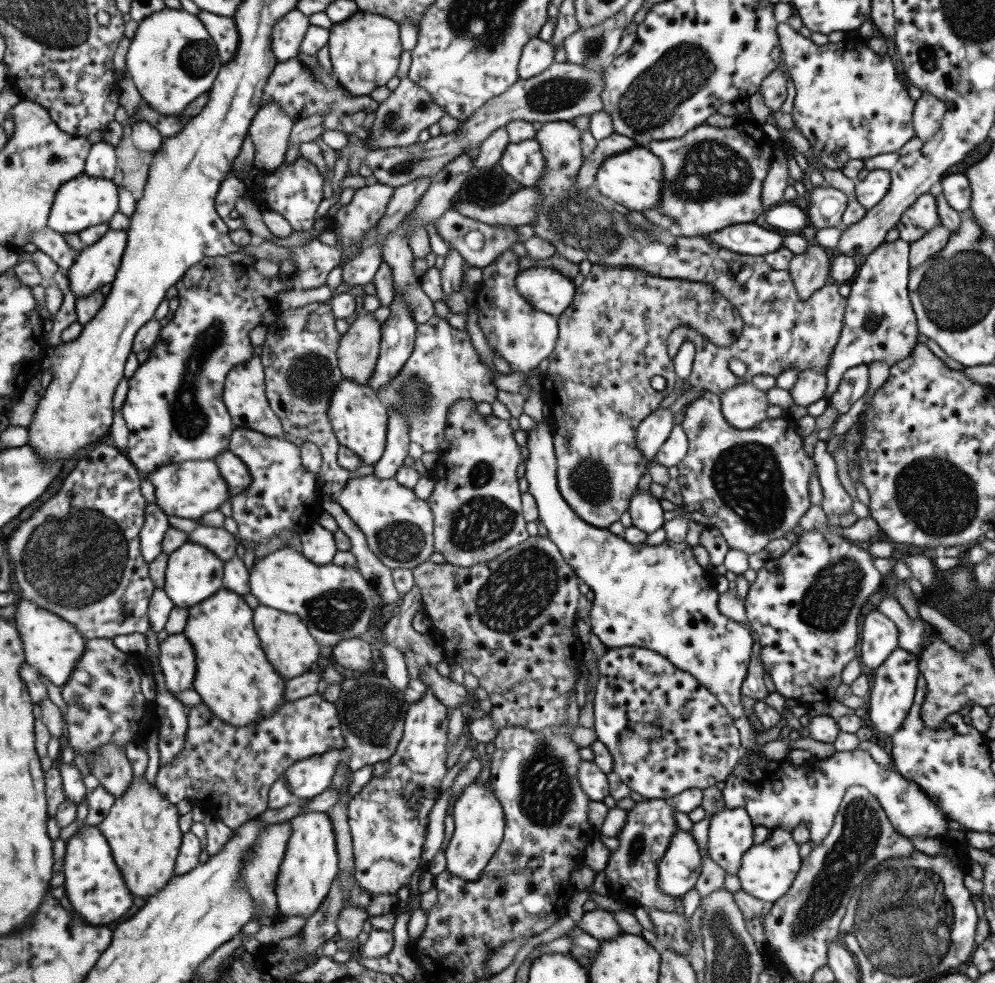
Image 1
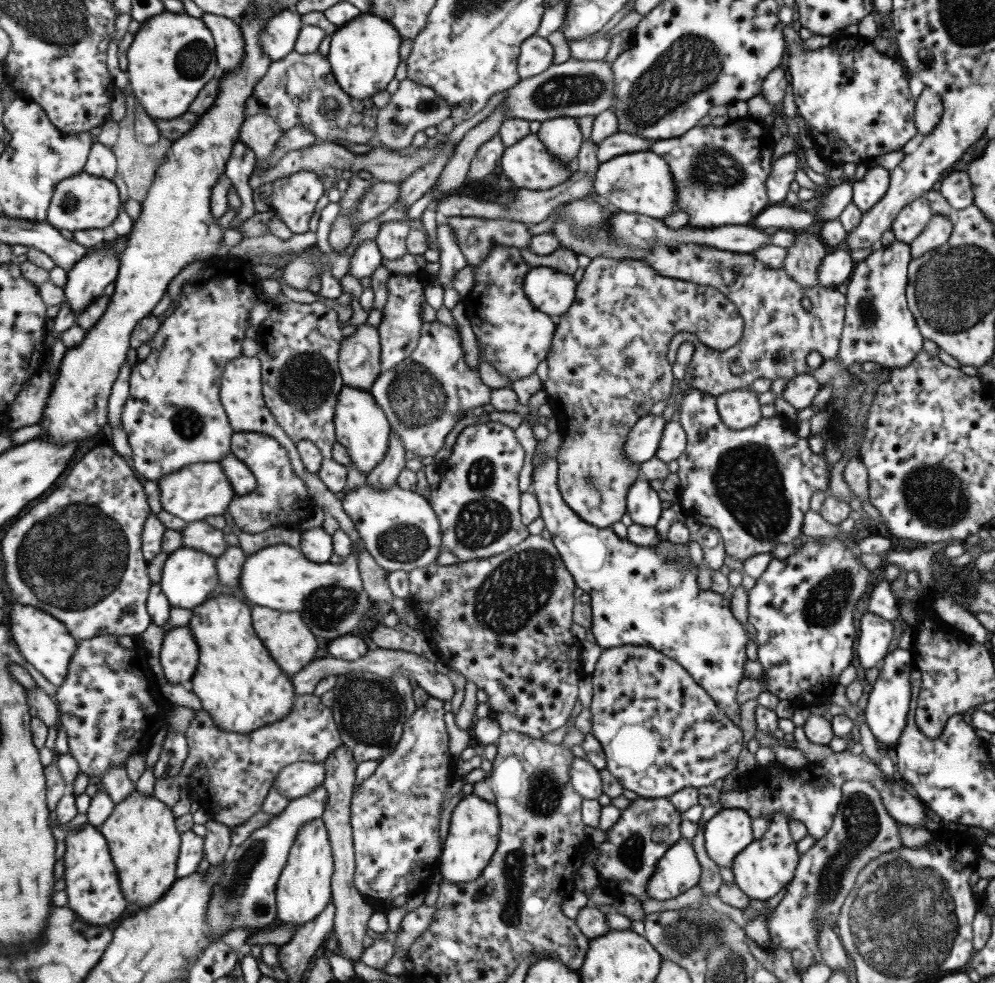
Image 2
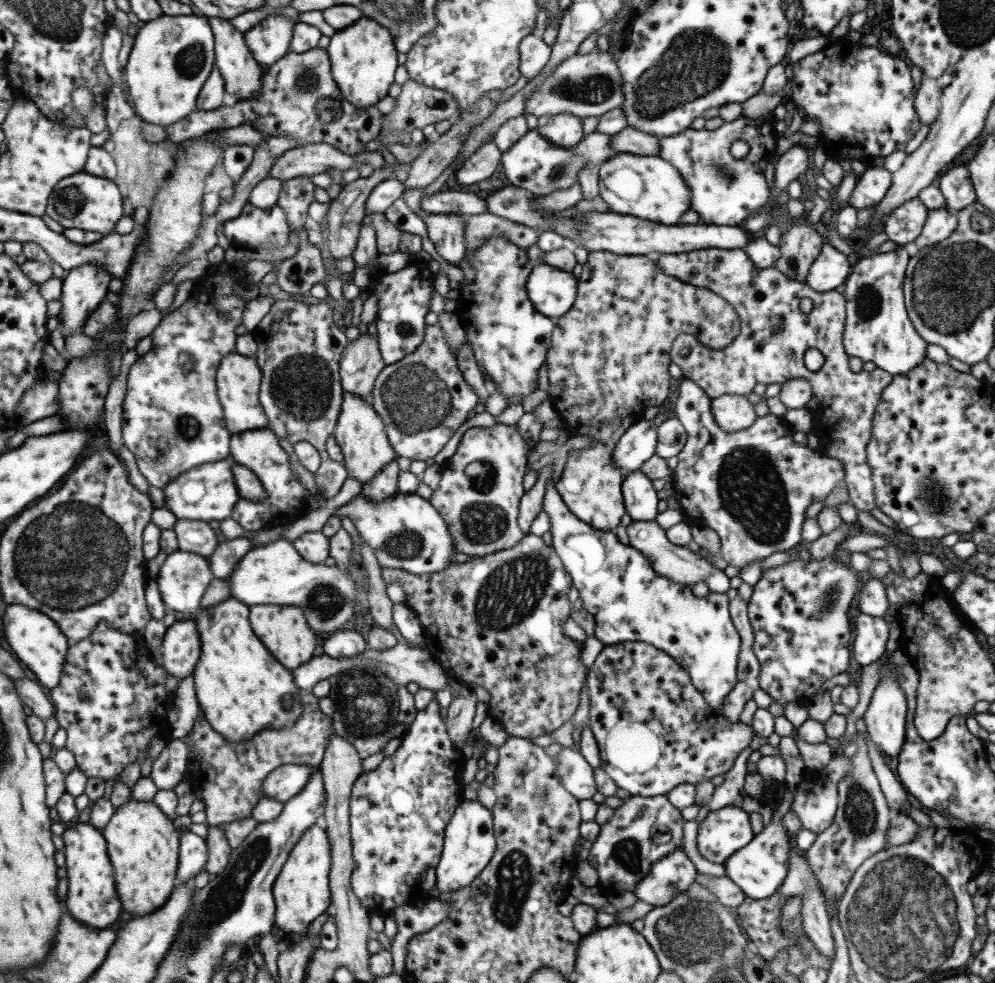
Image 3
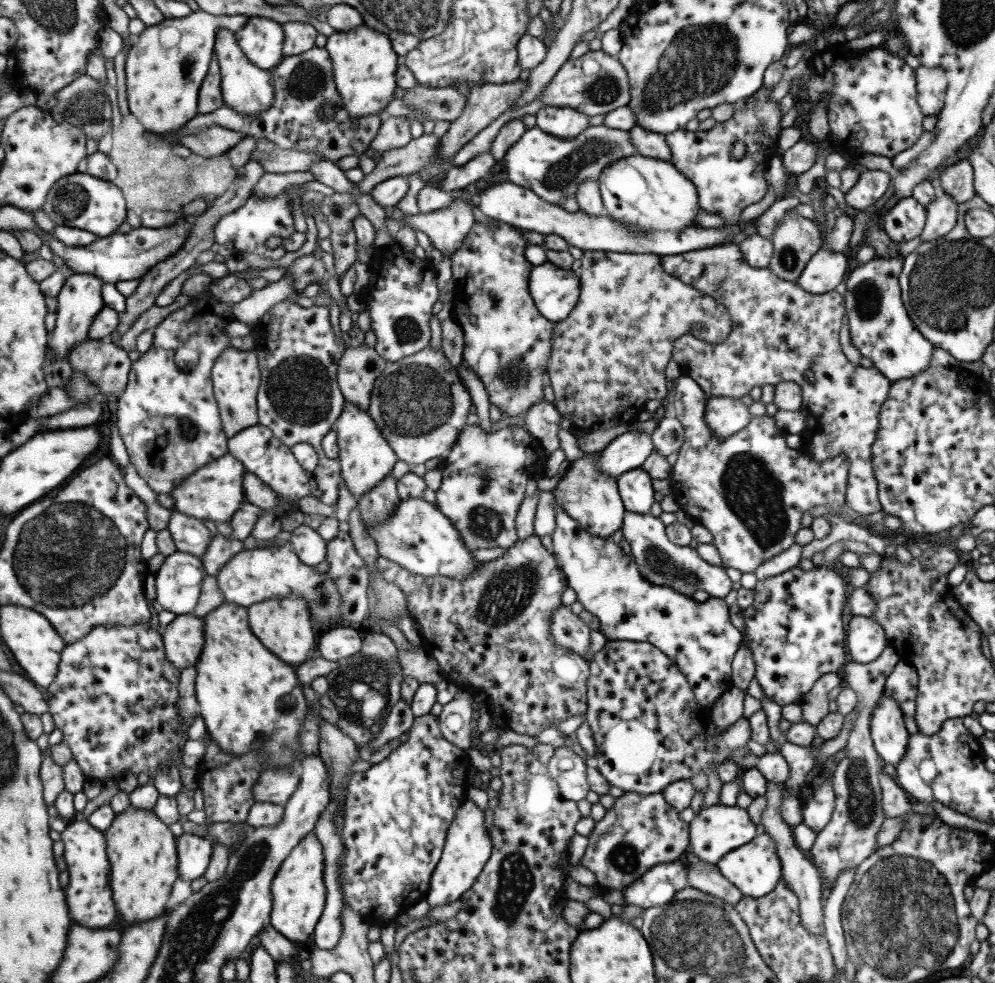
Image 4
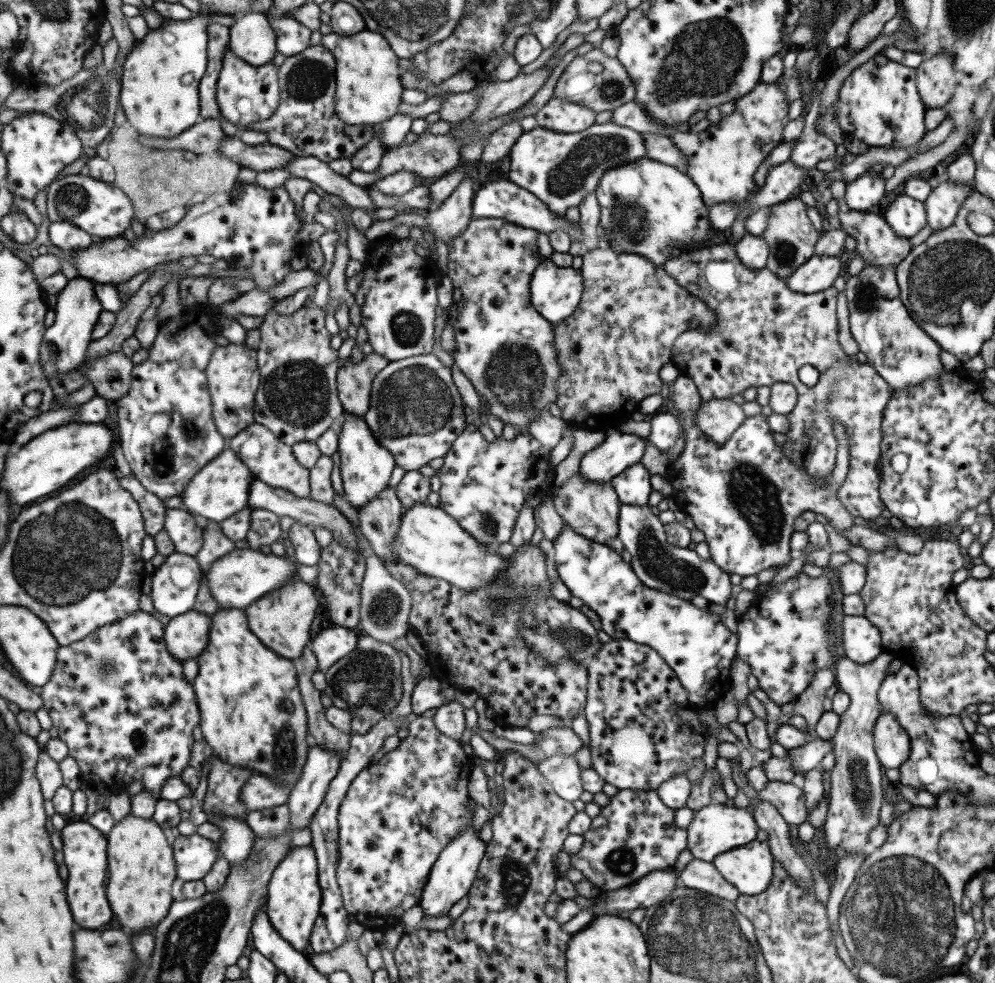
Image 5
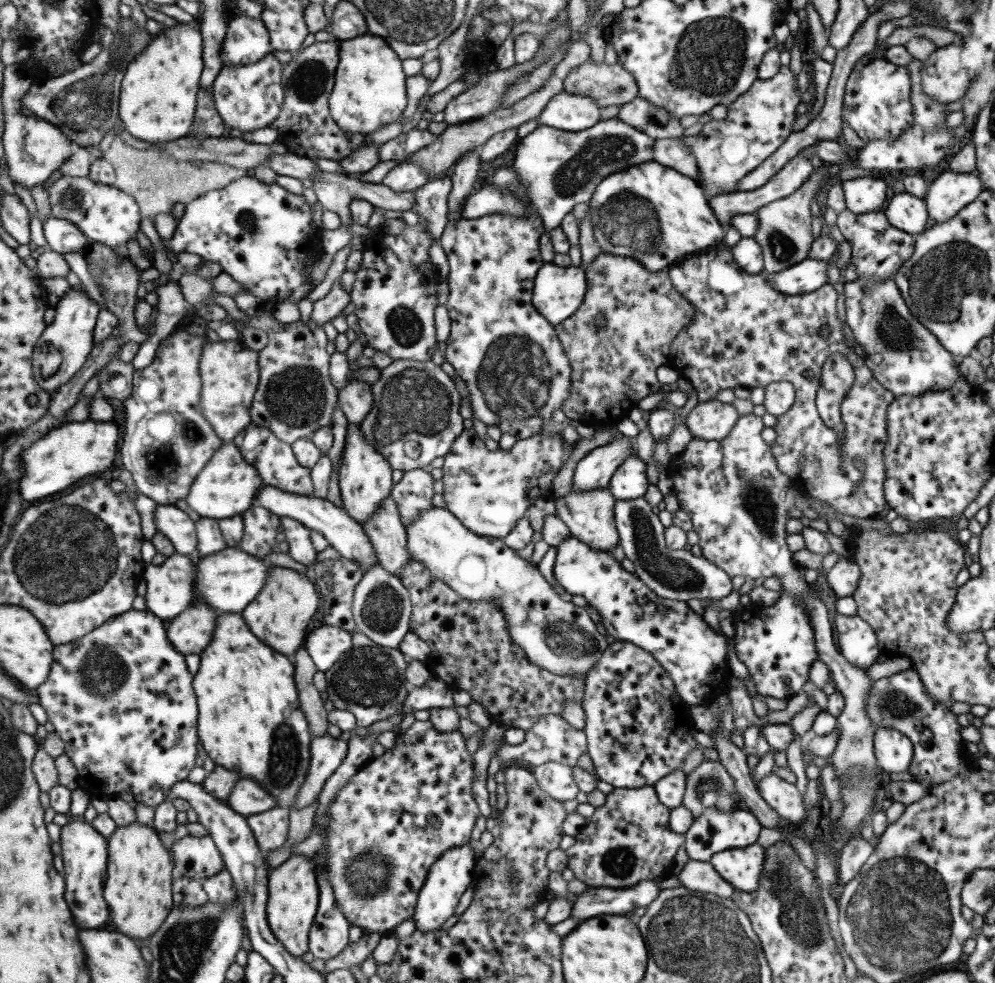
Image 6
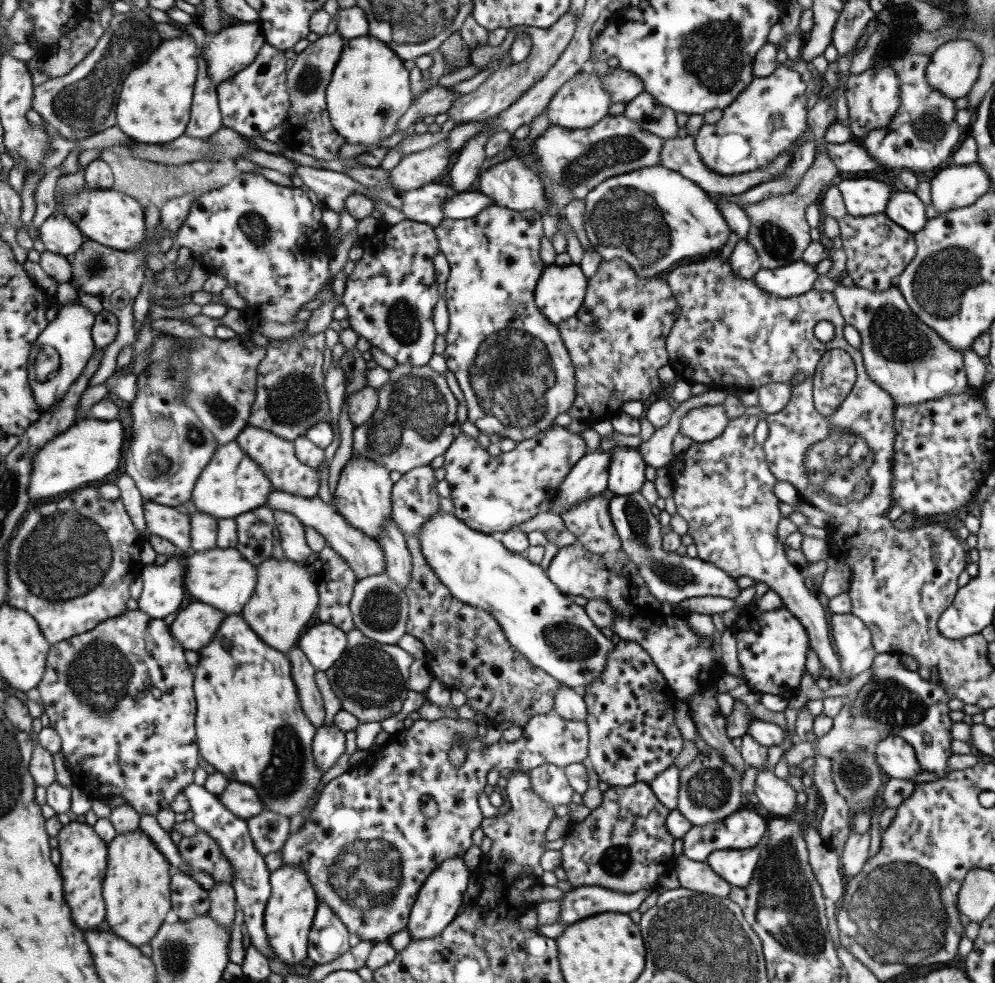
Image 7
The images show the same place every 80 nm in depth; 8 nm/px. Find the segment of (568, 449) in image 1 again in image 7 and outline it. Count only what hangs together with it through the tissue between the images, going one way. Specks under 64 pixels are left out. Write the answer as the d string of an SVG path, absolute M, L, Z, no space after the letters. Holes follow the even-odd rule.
M620 258L602 260L595 274L586 283L586 293L577 313L558 322L556 327L574 368L576 395L566 413L591 427L596 422L609 421L623 413L623 402L644 401L649 394L662 387L657 370L668 364L665 337L679 315L679 307L665 279L659 279L657 275L647 278L637 276ZM603 493L571 505L559 514L563 525L587 553L619 551L620 541L609 517L609 499Z

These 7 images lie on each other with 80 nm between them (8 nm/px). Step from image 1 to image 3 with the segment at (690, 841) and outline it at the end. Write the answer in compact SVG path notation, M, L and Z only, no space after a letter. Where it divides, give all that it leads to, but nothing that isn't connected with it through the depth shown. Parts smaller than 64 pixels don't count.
M680 846L655 861L634 886L632 894L636 900L660 907L686 891L693 884L696 874L694 864Z

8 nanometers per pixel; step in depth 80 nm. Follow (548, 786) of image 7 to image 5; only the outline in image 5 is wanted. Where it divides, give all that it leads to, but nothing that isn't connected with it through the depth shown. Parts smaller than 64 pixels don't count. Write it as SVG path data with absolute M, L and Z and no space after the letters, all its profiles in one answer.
M558 752L536 765L541 776L551 784L554 793L567 802L573 802L583 792L580 768L573 755Z

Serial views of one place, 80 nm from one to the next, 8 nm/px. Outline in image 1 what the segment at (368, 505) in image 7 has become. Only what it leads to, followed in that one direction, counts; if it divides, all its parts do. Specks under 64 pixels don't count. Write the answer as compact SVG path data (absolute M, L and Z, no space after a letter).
M342 378L332 392L328 406L328 419L337 442L351 450L365 466L374 465L383 454L388 425L387 409L381 406L375 393L367 385Z

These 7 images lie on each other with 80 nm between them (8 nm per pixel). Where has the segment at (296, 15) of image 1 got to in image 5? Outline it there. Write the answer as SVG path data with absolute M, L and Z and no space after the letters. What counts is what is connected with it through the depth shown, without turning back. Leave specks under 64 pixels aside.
M245 12L236 17L235 24L228 28L227 47L245 63L266 68L271 66L275 51L272 24L264 13Z

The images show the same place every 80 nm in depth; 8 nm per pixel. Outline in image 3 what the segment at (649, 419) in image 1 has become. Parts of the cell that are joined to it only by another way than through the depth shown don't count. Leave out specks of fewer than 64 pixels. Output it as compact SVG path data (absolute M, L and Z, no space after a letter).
M642 418L628 429L625 429L620 439L615 443L610 454L610 459L612 460L612 464L619 469L619 472L623 472L626 475L627 473L637 471L643 462L654 454L656 447L656 427L653 427L650 422L651 420Z

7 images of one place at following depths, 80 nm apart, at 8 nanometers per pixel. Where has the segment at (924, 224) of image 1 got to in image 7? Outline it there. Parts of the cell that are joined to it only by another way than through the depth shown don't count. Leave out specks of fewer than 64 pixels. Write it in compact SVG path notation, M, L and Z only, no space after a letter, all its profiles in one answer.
M911 191L891 192L884 213L889 220L910 233L921 230L927 220L923 202Z

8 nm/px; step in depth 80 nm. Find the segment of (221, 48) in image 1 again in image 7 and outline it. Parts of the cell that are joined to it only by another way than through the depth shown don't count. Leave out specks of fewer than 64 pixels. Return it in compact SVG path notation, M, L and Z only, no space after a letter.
M265 43L247 68L220 82L215 94L222 126L237 131L241 136L255 138L279 126L289 109L289 94L285 86L287 67L284 52Z

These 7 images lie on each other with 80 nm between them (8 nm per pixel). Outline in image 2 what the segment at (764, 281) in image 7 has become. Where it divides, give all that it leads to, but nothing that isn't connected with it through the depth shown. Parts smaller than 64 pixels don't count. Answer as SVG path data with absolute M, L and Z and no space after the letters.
M843 247L827 253L816 268L816 284L836 287L845 283L855 262Z

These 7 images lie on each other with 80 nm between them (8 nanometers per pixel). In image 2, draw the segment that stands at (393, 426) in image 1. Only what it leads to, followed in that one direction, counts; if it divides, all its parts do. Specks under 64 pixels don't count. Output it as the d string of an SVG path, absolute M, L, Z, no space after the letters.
M391 429L388 435L388 449L381 462L365 475L367 486L389 488L396 484L396 478L405 466L405 448L398 434Z

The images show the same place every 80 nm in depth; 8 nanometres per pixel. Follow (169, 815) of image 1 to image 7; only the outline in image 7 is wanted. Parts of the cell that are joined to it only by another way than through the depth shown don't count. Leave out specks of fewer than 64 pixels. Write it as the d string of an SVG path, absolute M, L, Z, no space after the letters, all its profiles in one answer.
M139 828L119 834L113 842L108 843L105 902L111 932L137 948L150 944L173 908L171 864Z

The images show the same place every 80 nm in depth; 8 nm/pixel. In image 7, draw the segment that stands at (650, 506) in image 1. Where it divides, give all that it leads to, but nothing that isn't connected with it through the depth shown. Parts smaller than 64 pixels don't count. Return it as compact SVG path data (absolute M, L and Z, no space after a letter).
M613 446L608 450L610 461L607 465L606 486L614 495L639 492L645 481L643 470L646 464L635 448Z

